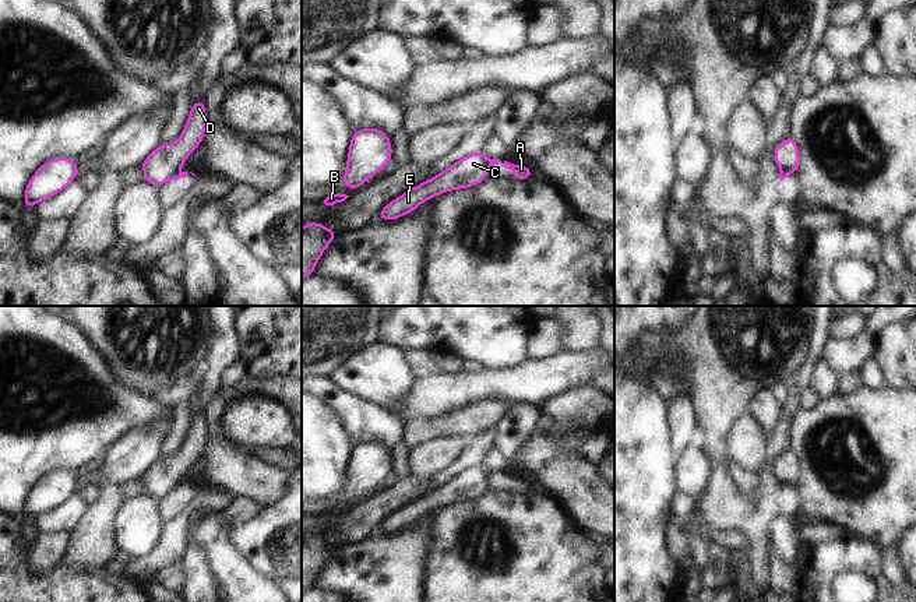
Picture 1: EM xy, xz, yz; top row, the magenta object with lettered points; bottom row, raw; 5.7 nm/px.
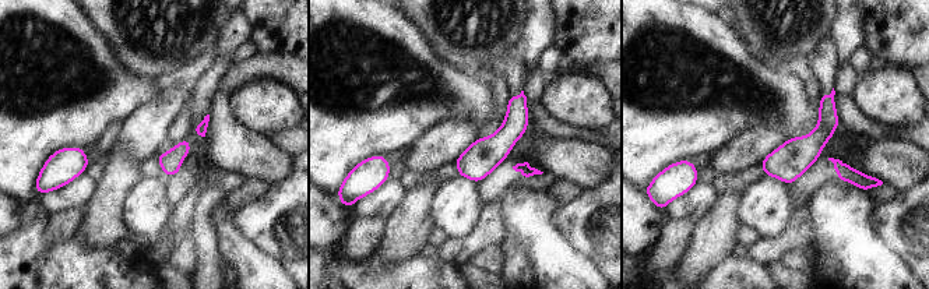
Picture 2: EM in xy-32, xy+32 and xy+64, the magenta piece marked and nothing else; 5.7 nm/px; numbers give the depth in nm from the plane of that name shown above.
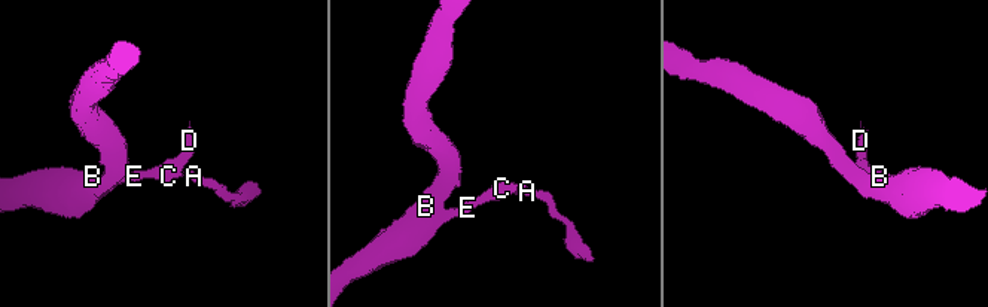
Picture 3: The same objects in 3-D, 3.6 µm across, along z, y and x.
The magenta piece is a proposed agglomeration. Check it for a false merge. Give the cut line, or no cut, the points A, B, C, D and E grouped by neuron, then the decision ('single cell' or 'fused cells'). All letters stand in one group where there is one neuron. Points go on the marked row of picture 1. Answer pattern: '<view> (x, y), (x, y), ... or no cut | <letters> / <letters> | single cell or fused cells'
xz (488, 158), (489, 166) | A / B C D E | fused cells

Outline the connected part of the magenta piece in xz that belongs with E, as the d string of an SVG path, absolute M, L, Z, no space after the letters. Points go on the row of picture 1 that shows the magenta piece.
M476 151L384 205L378 212L378 221L395 221L402 215L409 215L429 198L451 190L473 187L487 177L489 158L482 151Z

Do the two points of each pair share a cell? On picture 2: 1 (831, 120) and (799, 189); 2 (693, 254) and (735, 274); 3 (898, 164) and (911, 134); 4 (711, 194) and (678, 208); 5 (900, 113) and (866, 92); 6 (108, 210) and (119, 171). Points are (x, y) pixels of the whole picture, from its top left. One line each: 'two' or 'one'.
1: two
2: two
3: two
4: one
5: one
6: one

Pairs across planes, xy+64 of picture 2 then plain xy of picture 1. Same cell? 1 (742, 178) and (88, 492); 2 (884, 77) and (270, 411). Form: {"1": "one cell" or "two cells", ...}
{"1": "one cell", "2": "one cell"}

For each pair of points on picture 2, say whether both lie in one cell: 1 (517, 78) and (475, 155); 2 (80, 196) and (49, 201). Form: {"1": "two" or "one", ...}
{"1": "one", "2": "one"}

